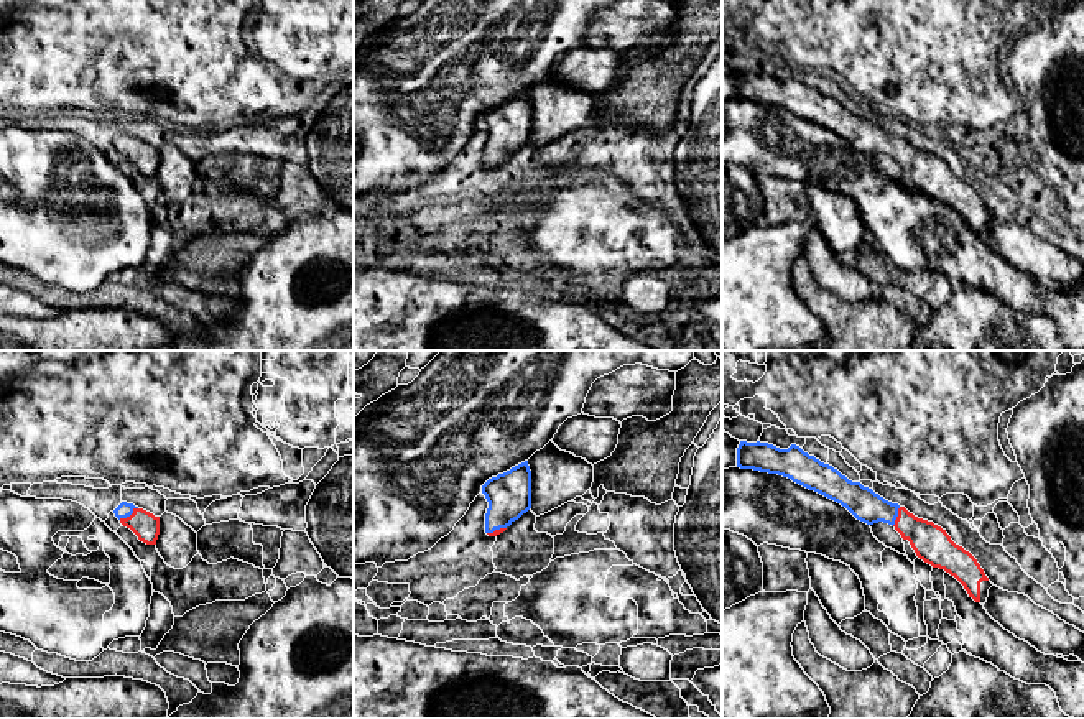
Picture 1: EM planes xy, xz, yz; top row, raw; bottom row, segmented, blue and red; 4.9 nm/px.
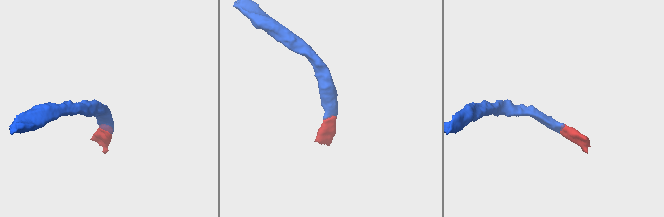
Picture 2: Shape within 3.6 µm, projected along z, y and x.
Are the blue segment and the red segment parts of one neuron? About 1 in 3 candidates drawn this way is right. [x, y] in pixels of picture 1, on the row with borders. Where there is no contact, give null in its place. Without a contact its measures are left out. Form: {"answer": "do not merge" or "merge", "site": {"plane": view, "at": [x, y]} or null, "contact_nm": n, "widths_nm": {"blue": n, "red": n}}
{"answer": "merge", "site": {"plane": "xy", "at": [127, 515]}, "contact_nm": 110, "widths_nm": {"blue": 70, "red": 140}}

